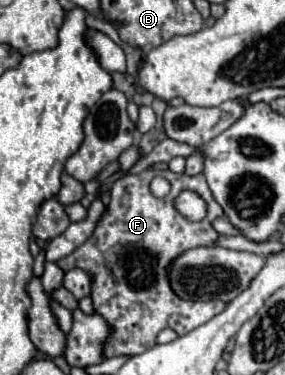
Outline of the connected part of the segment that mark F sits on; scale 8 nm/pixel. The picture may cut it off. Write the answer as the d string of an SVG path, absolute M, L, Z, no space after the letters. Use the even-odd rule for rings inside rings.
M145 169L139 175L125 175L111 185L111 203L93 231L105 233L107 237L101 243L87 243L79 247L79 265L89 275L93 275L93 263L99 263L99 255L105 257L103 261L111 269L111 273L107 273L109 277L93 277L95 281L91 287L95 313L101 313L113 327L105 347L105 357L137 355L155 345L161 329L169 327L177 335L185 335L225 309L223 301L181 301L167 283L167 267L173 257L191 247L215 245L217 231L211 227L211 221L217 217L223 217L223 213L221 207L213 201L203 173L197 177L185 177L169 169ZM157 175L171 183L171 191L163 199L153 197L149 191L149 183ZM185 189L195 191L207 203L207 215L197 223L185 219L181 213L175 213L175 197Z

